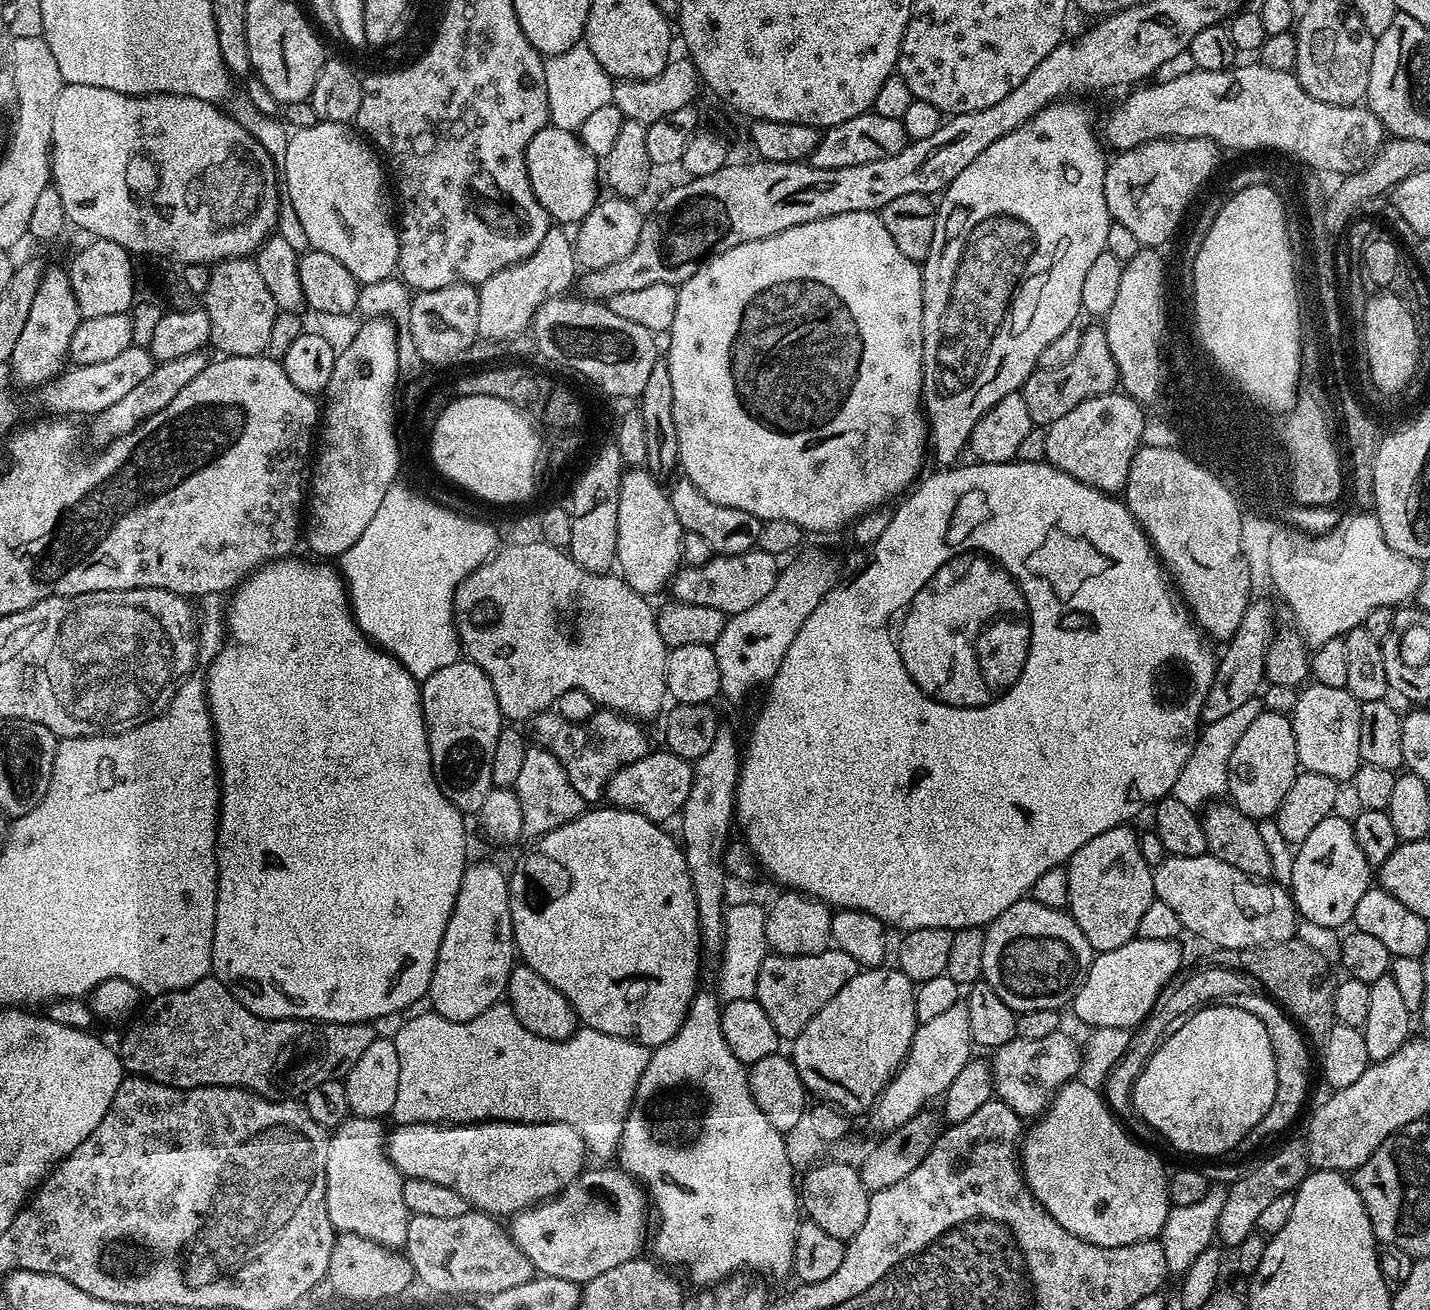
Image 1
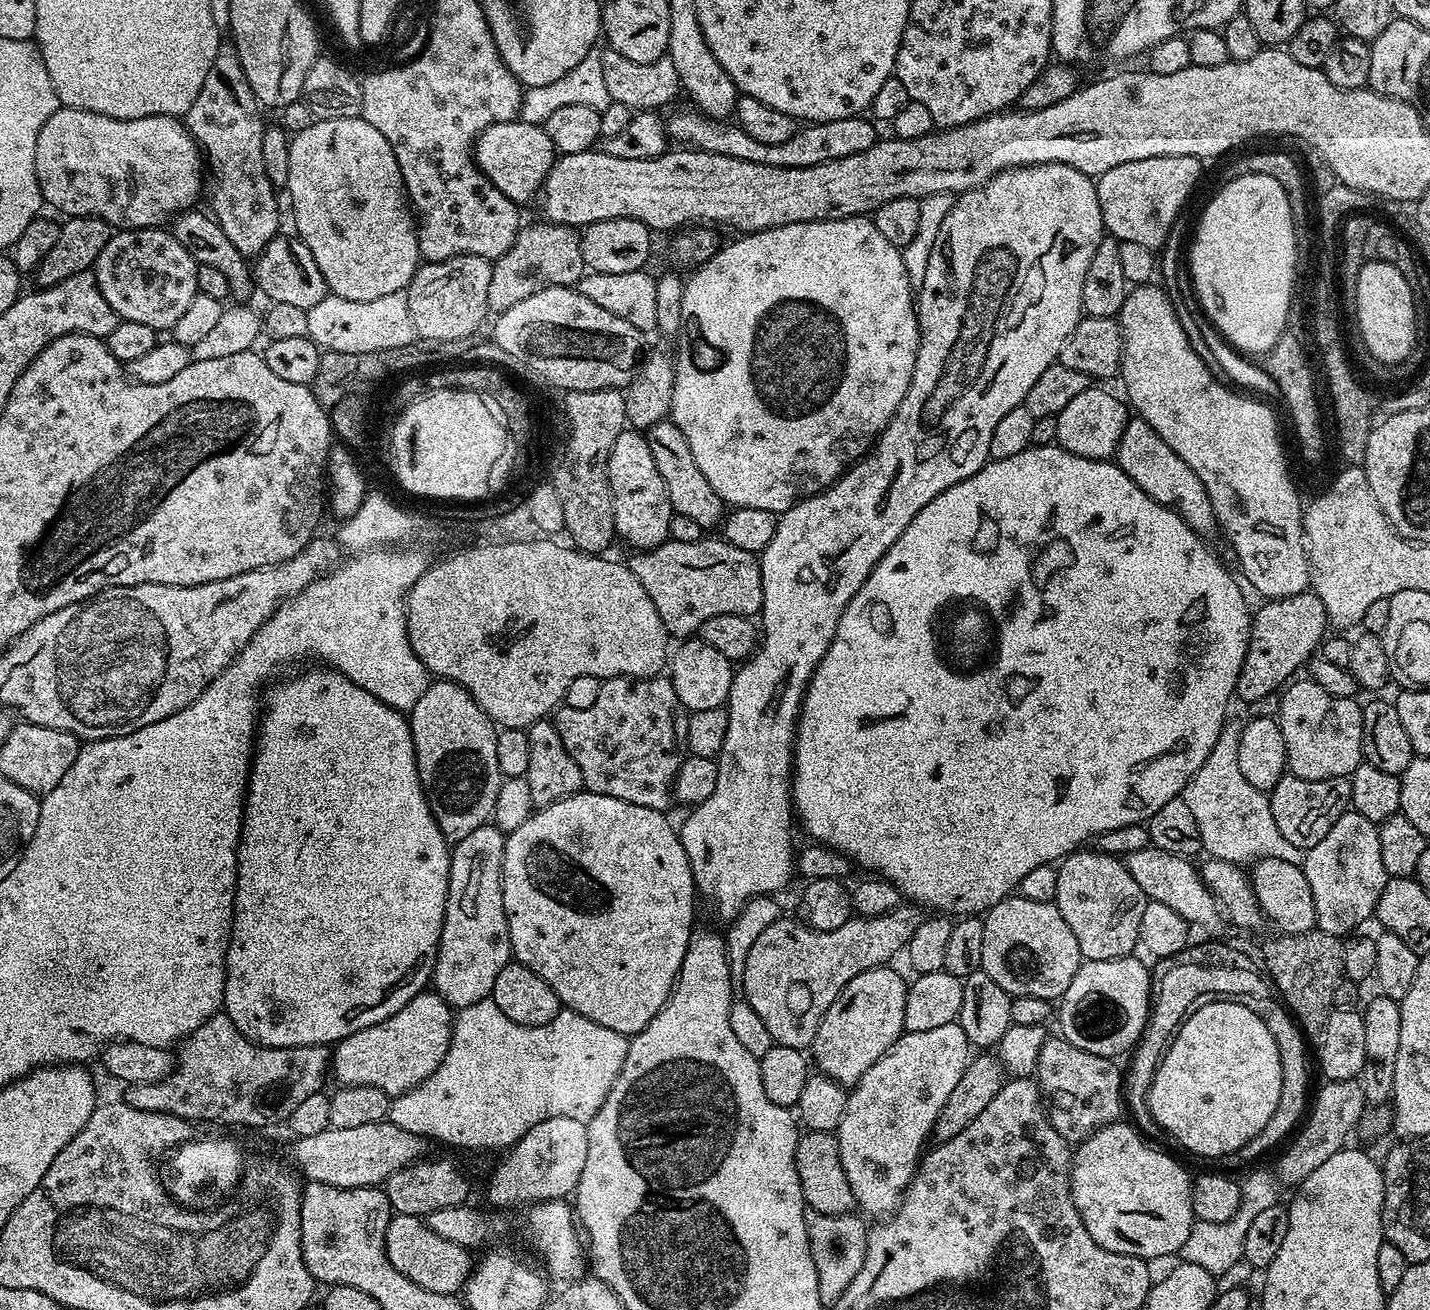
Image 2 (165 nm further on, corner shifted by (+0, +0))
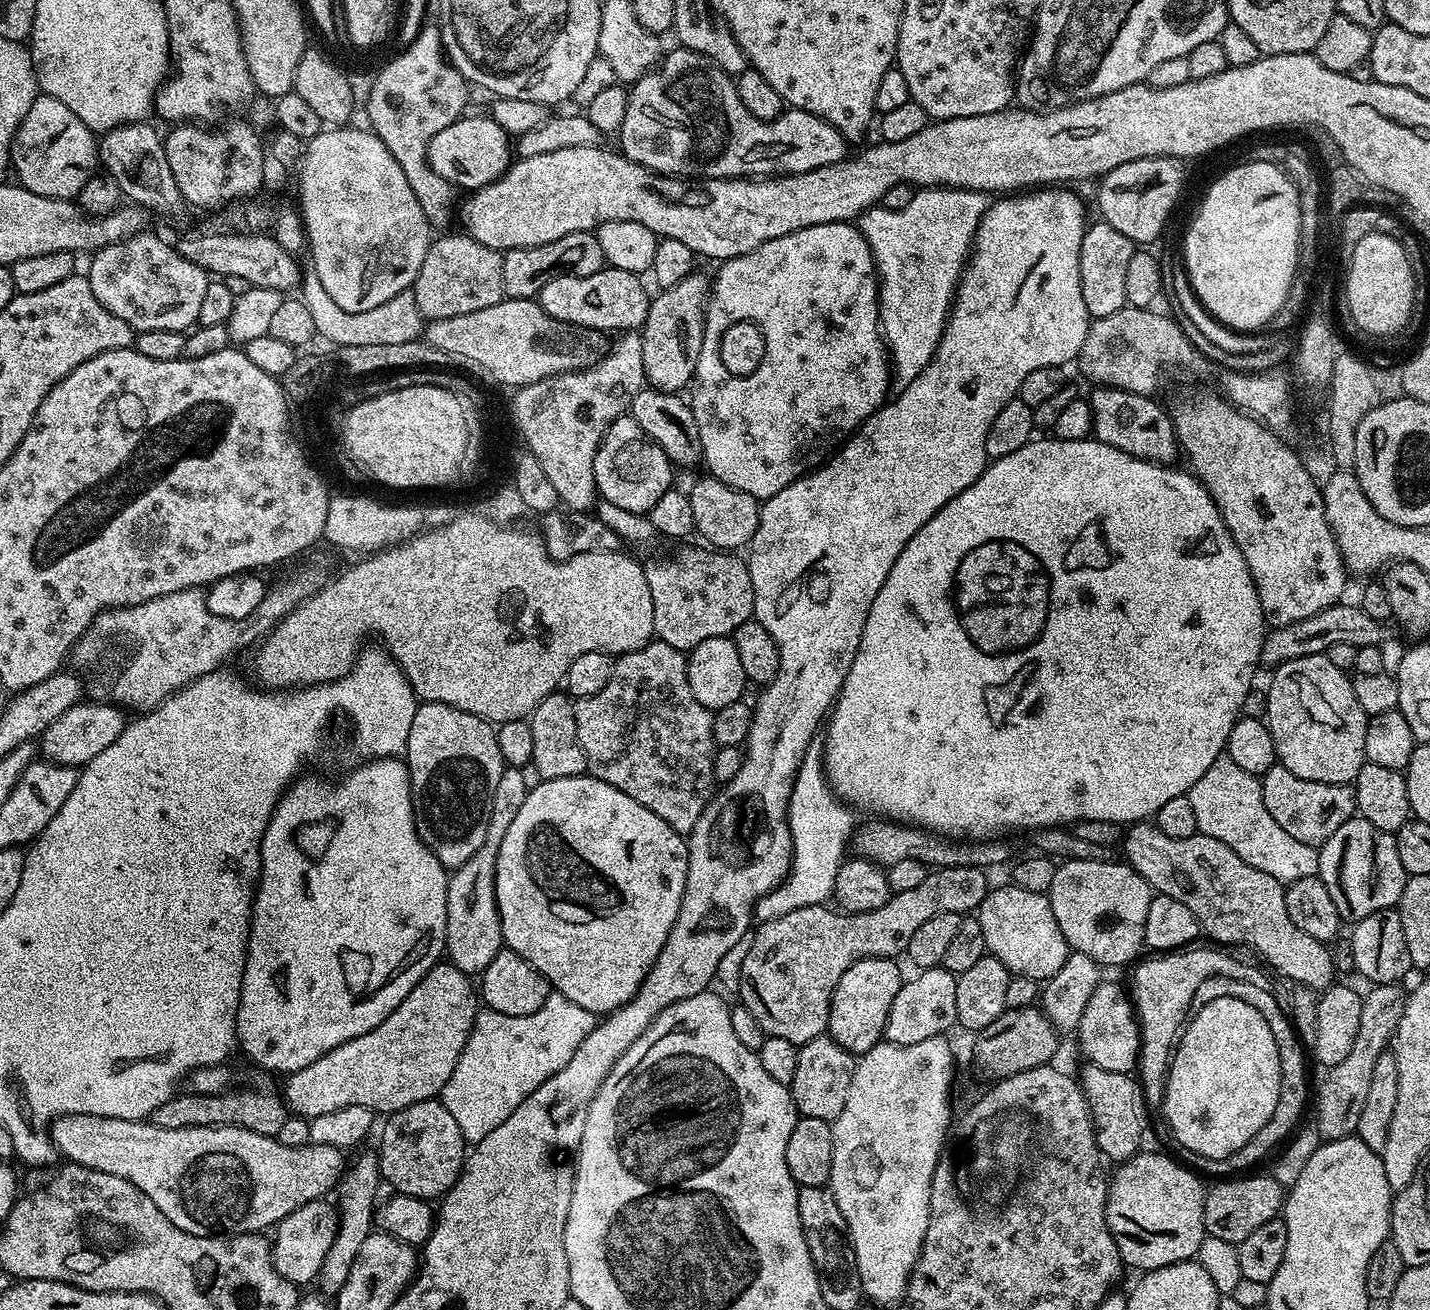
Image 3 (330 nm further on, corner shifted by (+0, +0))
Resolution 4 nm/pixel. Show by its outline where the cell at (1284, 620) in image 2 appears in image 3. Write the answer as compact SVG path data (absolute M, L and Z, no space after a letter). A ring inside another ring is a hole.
M1359 603L1332 604L1326 610L1314 614L1310 618L1302 618L1302 622L1294 622L1290 626L1281 628L1272 628L1264 637L1260 659L1265 665L1275 666L1290 662L1294 658L1327 653L1328 647L1334 646L1338 642L1347 642L1348 645L1355 648L1380 646L1385 643L1383 641L1384 628L1385 625L1381 621L1370 618L1370 614L1363 612Z

